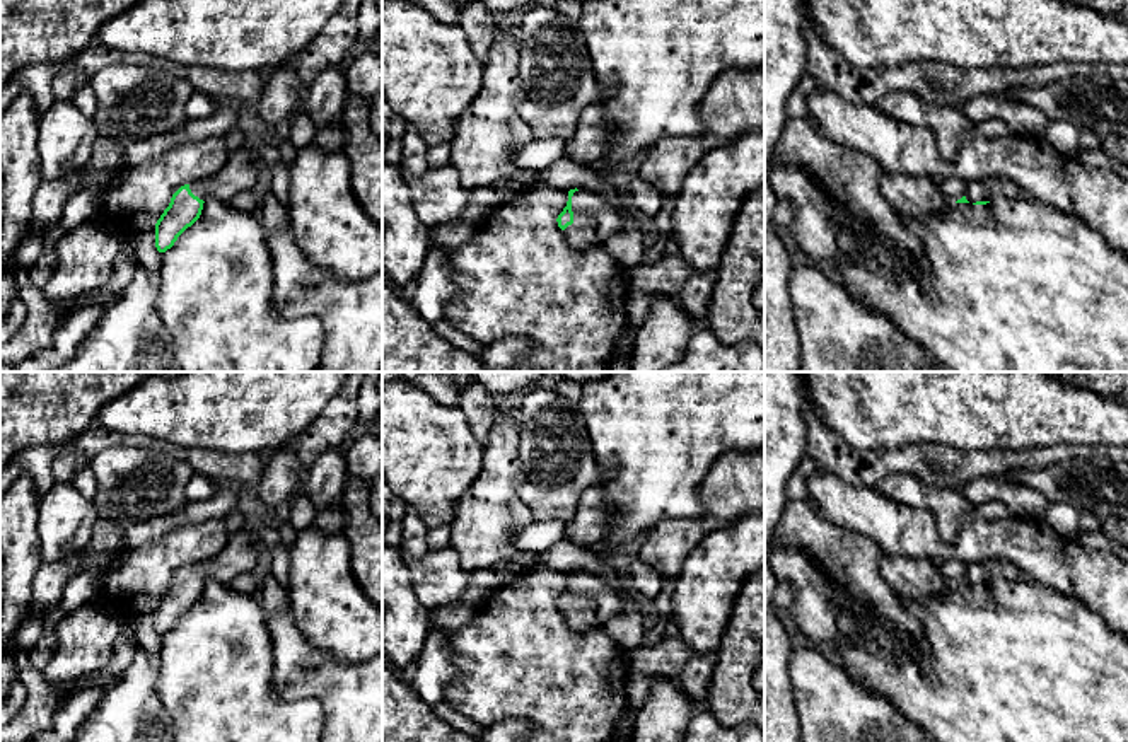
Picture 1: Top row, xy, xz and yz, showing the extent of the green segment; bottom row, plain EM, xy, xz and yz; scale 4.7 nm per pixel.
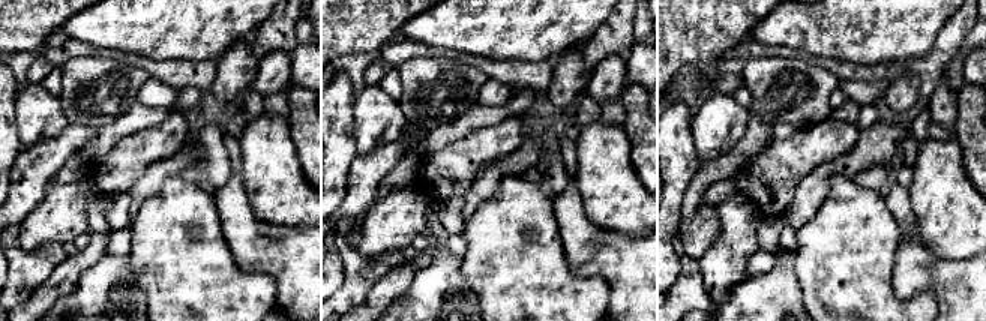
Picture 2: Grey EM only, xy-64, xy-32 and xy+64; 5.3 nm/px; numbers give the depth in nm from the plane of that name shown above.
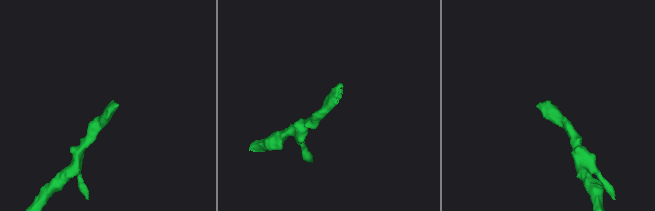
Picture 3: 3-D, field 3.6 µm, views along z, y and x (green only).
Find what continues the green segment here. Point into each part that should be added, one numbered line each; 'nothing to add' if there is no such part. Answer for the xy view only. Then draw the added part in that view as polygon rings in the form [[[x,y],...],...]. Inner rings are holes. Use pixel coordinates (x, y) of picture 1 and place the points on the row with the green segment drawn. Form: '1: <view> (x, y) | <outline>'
1: xy (239, 174) | [[[247,143],[230,152],[227,164],[213,176],[191,183],[189,189],[200,200],[217,198],[230,203],[239,193],[249,193],[258,181],[259,148]]]

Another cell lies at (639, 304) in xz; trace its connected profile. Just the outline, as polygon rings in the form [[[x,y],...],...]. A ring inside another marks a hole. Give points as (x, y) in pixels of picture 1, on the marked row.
[[[628,290],[626,297],[626,319],[628,331],[637,329],[648,316],[655,300],[655,293],[643,293],[638,290]]]

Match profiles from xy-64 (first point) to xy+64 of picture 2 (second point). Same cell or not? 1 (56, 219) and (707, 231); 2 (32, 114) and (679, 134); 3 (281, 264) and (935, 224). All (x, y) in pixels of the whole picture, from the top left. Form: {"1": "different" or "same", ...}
{"1": "different", "2": "different", "3": "different"}

